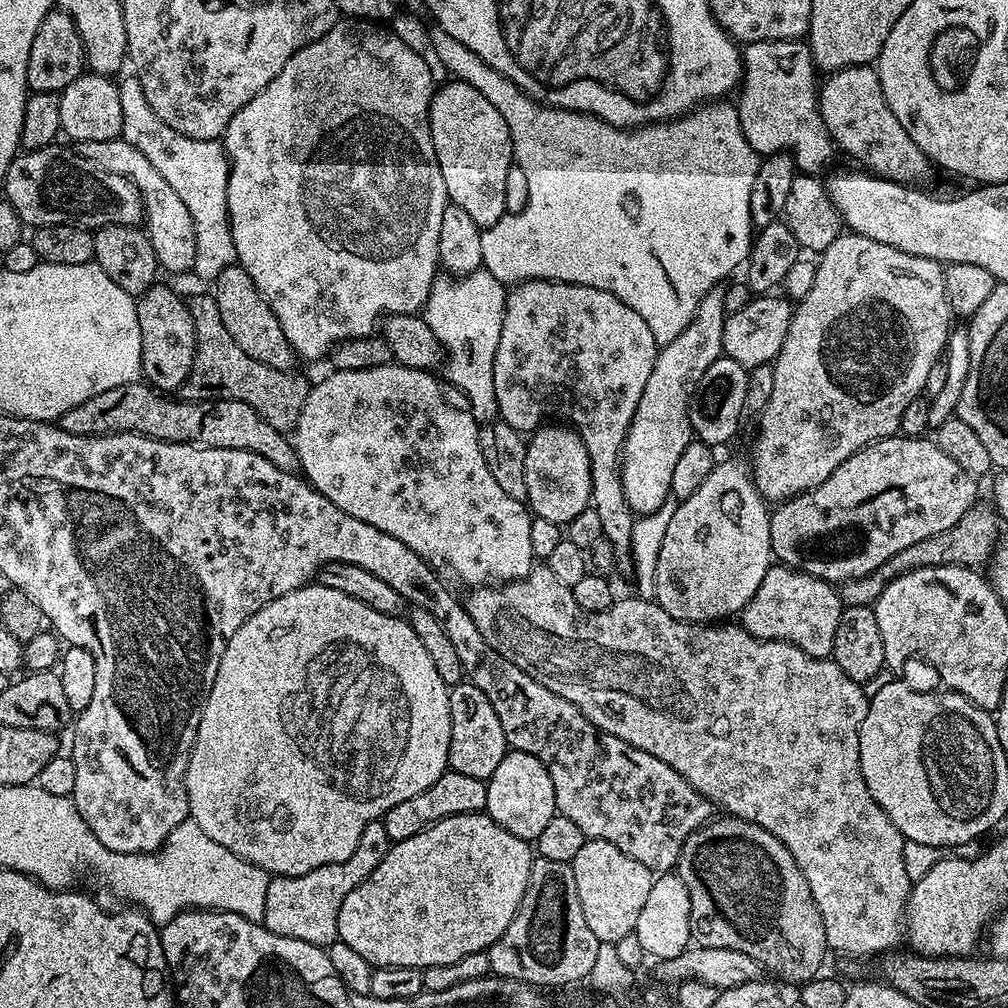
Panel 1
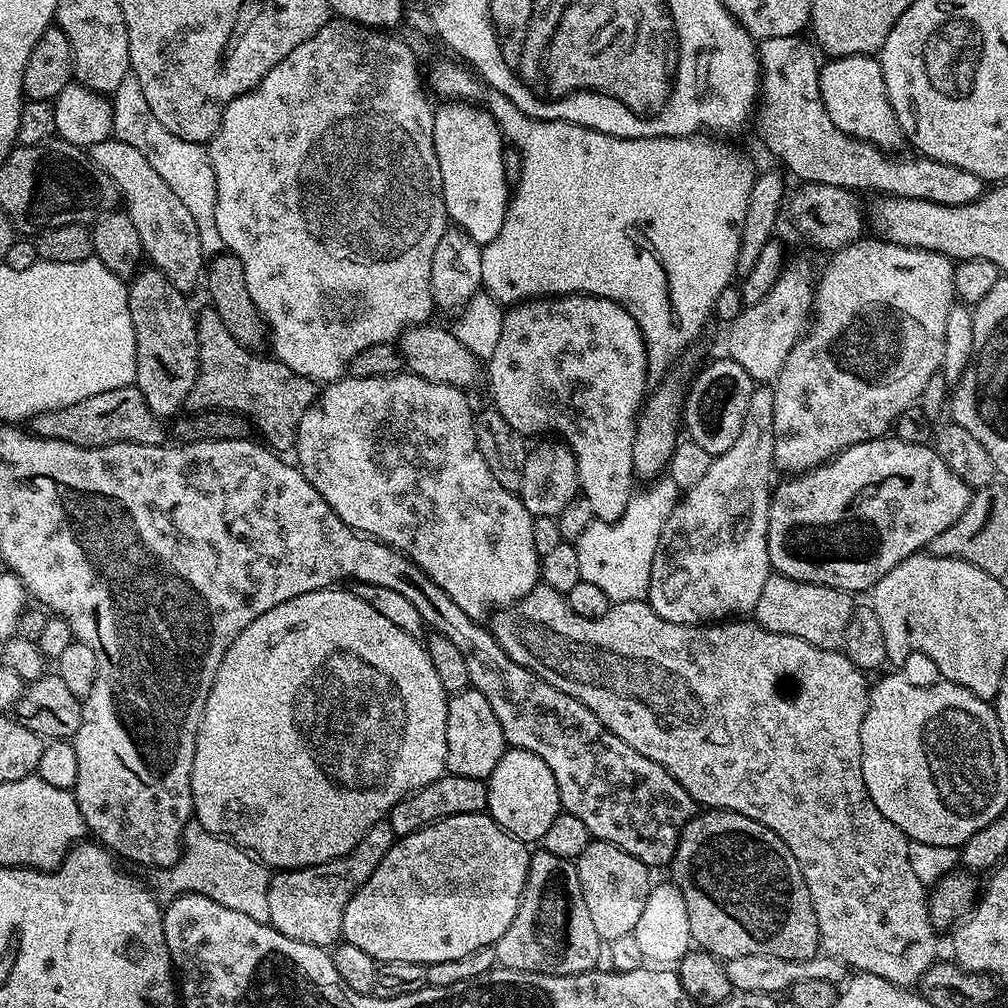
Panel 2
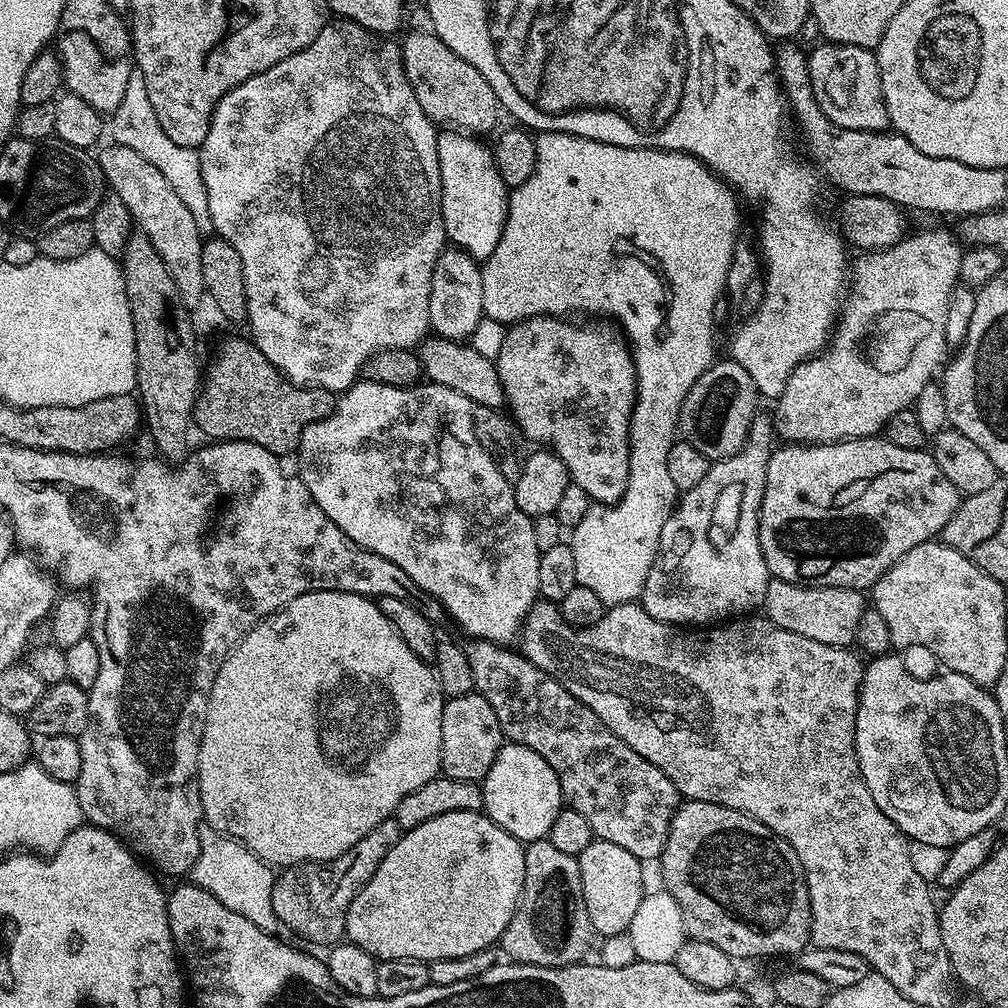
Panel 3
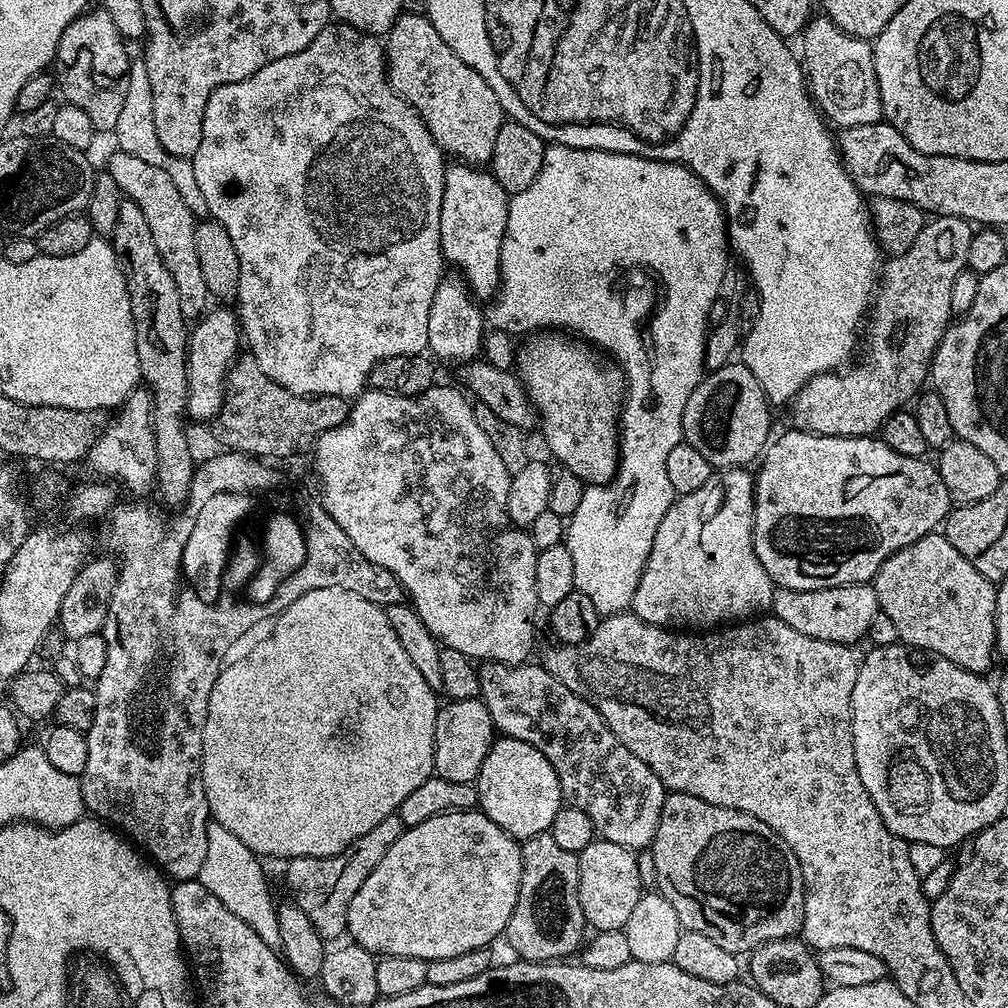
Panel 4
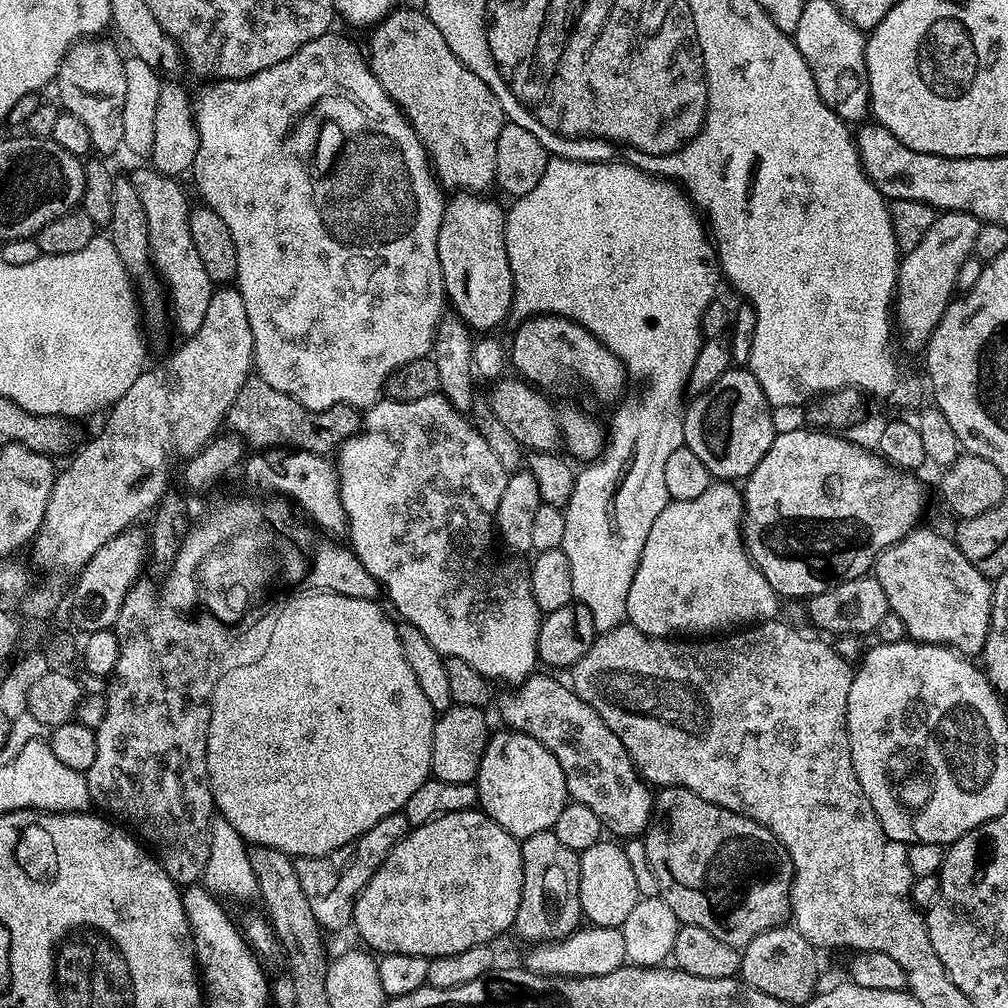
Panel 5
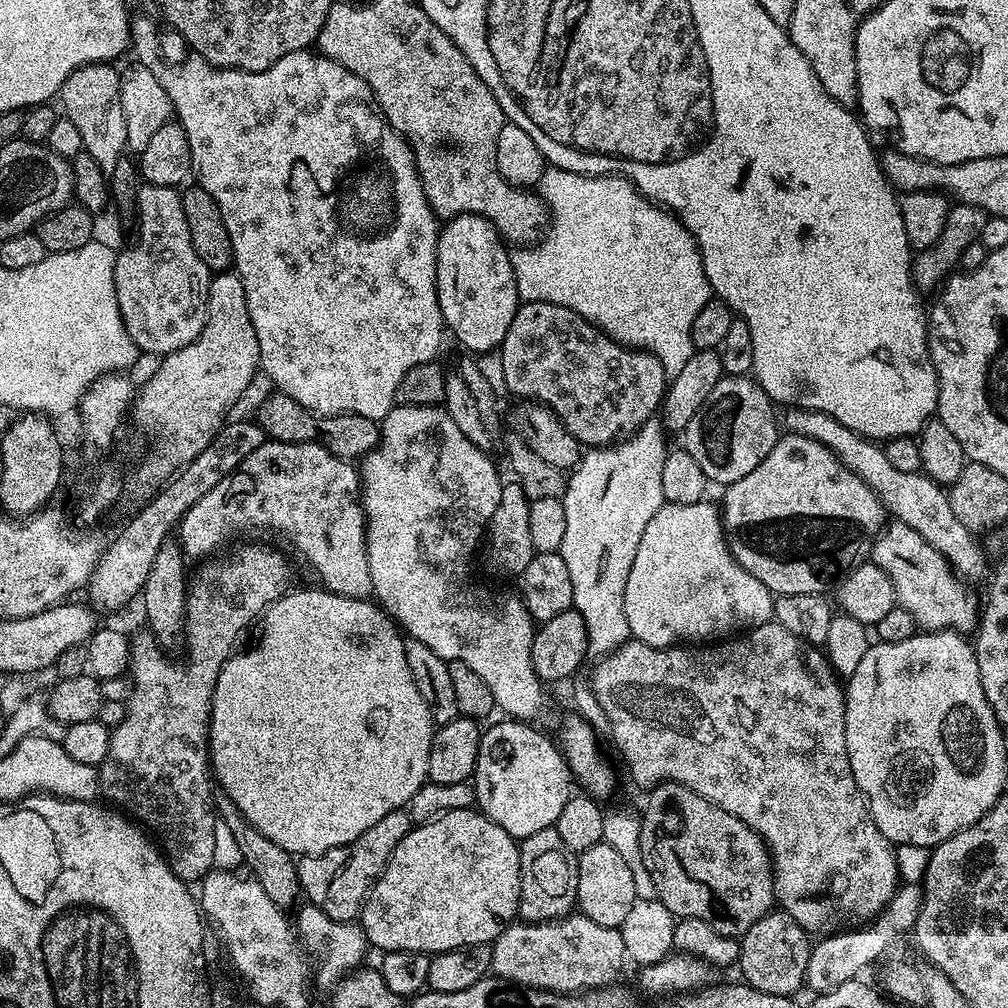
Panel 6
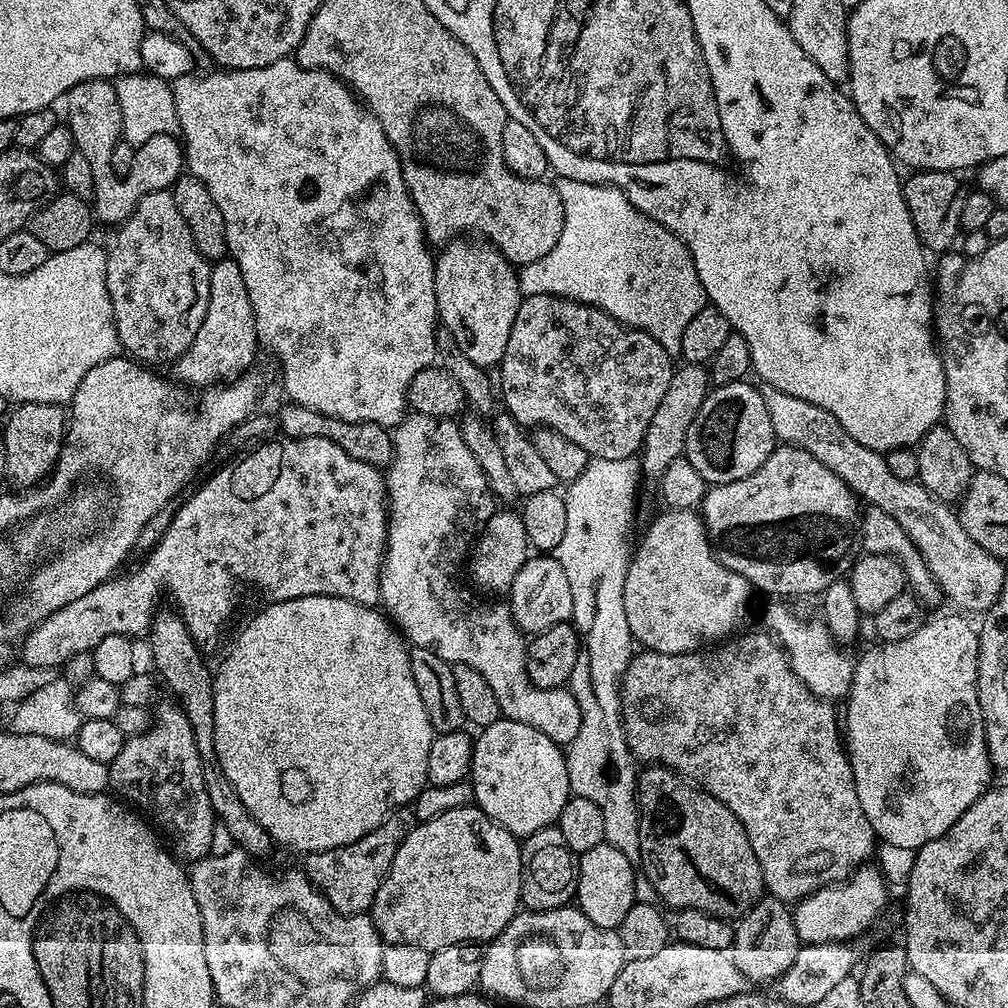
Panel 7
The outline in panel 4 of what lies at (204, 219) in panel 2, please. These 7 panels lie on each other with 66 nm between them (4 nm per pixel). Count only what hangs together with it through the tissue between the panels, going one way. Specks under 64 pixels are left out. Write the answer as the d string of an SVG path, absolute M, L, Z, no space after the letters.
M136 58L128 66L128 85L126 86L126 99L122 105L122 115L118 118L118 126L114 129L114 137L118 143L119 151L134 154L134 158L143 158L154 166L166 170L178 190L182 194L182 202L190 206L192 215L197 218L208 216L206 198L198 181L194 178L194 166L191 159L180 154L173 154L162 150L162 142L158 142L158 134L154 134L154 114L152 113L152 99L150 98L150 82L146 78L146 66L143 59Z

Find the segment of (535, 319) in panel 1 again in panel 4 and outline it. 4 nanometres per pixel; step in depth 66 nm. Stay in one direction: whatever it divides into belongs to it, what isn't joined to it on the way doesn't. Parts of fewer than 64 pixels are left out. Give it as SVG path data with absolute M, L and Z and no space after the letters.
M541 330L529 335L517 347L514 359L514 371L536 409L538 432L544 435L553 458L560 463L559 467L573 472L585 485L608 484L616 476L616 468L620 465L620 413L626 391L623 371L615 363L603 364L595 354L587 343L571 335Z

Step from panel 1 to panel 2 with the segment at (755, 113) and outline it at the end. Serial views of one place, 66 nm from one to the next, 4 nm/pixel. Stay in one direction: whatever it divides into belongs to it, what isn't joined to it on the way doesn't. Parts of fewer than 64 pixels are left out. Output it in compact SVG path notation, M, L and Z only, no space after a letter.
M804 38L766 40L758 52L762 103L755 117L756 132L764 136L765 150L773 152L785 164L783 167L797 176L797 181L805 184L839 184L857 194L872 192L933 200L942 206L962 206L977 200L982 182L972 176L970 170L949 168L946 162L927 158L898 160L883 148L864 140L855 140L853 136L844 136L842 130L828 120L826 106L820 102L821 65L816 64L812 57L813 45L809 44Z

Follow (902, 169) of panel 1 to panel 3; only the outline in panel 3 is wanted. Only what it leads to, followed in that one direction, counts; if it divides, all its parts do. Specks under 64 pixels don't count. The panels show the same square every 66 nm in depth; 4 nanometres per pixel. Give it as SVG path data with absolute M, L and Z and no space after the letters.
M820 42L806 56L812 94L818 98L820 110L837 128L883 133L889 127L888 111L882 94L882 74L871 48L857 44Z

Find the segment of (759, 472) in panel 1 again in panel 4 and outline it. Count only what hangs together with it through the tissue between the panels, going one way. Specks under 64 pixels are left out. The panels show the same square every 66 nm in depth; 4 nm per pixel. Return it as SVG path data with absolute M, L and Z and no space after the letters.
M962 216L929 219L914 246L910 246L906 254L891 257L883 265L862 332L864 357L860 365L857 368L845 367L841 372L823 372L810 378L790 402L793 429L819 436L872 436L879 433L892 412L901 411L907 405L904 403L908 399L909 403L925 387L932 367L932 355L954 316L950 310L950 290L954 287L954 278L958 278L958 274L968 267L966 254L970 250L973 231L973 225Z

